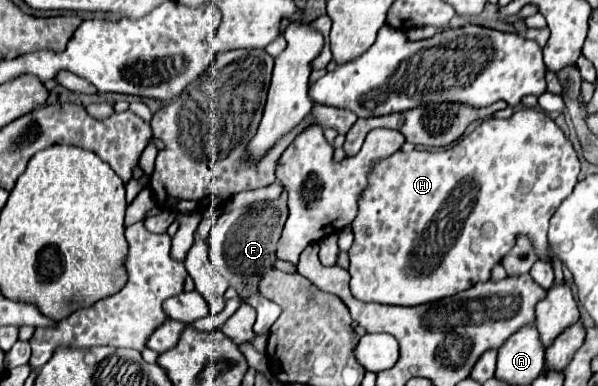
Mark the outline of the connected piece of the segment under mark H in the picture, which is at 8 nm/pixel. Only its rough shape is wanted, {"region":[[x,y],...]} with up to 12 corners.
{"region":[[544,112],[376,164],[350,290],[418,306],[488,282],[578,182]]}

